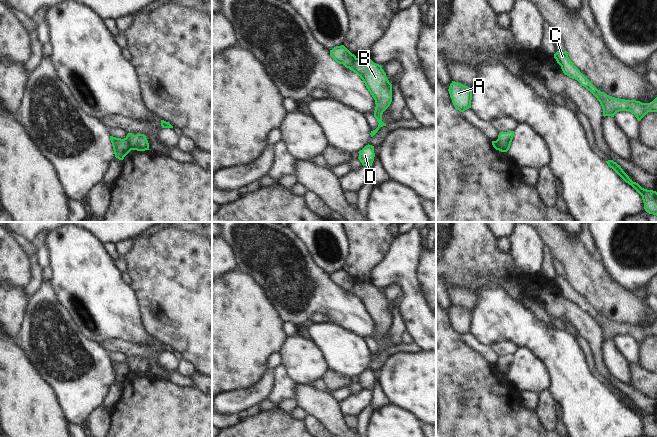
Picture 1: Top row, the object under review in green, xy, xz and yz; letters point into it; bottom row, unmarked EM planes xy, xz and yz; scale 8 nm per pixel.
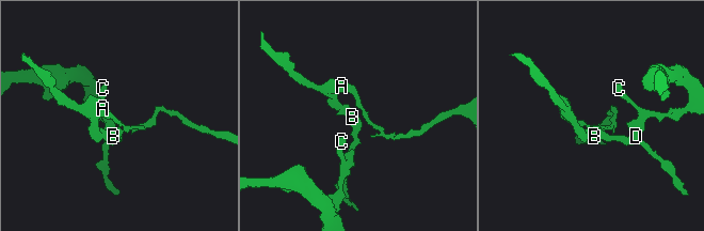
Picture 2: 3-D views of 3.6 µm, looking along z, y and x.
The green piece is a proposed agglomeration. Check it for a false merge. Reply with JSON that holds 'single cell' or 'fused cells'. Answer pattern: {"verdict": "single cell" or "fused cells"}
{"verdict": "fused cells"}

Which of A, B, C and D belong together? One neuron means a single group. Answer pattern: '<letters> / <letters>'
A / B C D

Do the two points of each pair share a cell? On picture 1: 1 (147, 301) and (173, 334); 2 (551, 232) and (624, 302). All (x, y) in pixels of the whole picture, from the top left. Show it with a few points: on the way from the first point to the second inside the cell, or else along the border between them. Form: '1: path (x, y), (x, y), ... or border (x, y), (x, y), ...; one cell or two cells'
1: path (154, 309), (154, 315), (165, 326); one cell
2: path (568, 250), (606, 288); one cell

